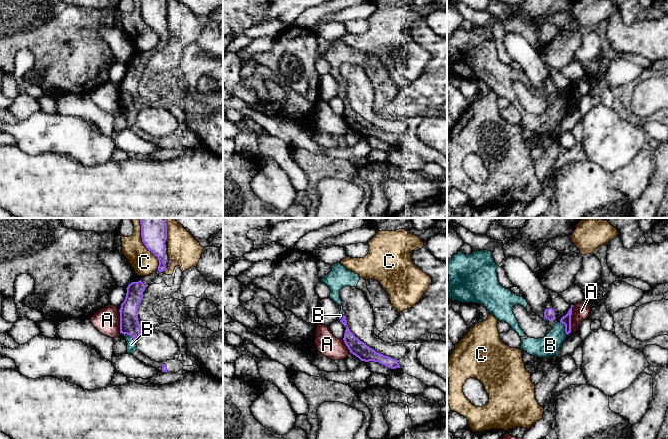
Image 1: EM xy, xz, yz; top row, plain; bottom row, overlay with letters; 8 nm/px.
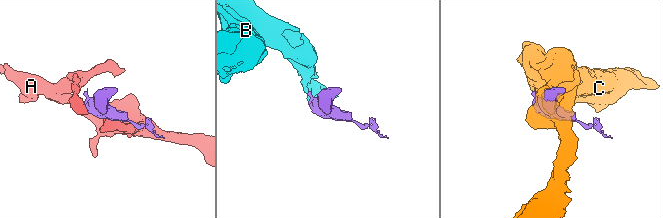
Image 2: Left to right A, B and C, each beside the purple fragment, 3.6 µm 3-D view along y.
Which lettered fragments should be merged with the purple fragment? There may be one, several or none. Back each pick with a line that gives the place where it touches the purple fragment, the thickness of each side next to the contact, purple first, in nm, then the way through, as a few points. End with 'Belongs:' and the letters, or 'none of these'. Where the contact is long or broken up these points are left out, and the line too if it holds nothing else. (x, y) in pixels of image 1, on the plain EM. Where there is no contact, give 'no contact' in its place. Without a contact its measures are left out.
B: meets purple in yz at (565, 104); 80 nm thick on the purple side, 160 nm on the other
Belongs: B

